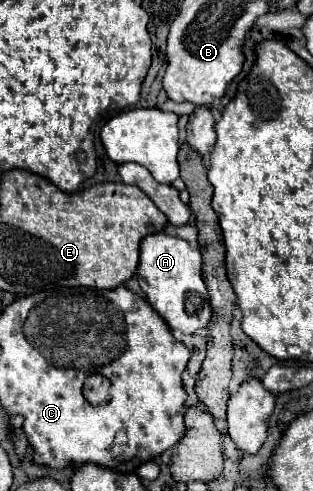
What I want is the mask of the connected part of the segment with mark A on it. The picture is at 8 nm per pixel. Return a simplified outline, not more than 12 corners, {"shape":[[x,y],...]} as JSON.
{"shape":[[164,232],[140,244],[142,292],[168,328],[212,310],[200,250]]}

